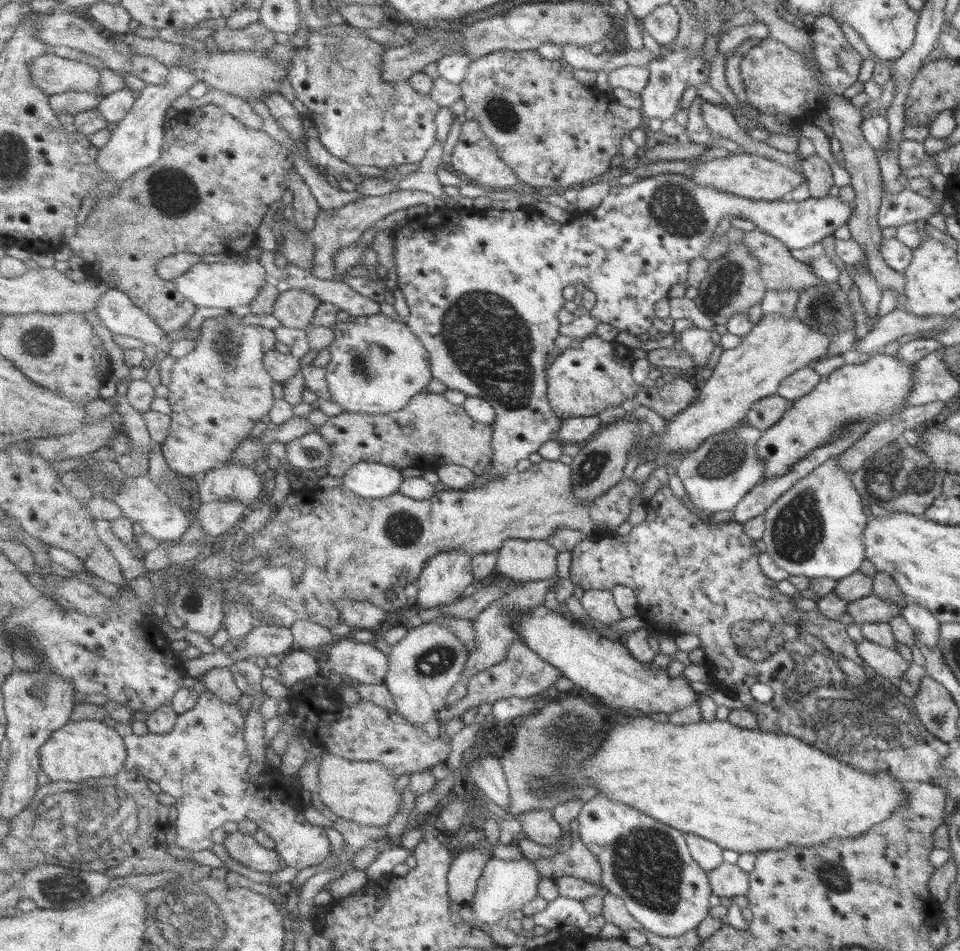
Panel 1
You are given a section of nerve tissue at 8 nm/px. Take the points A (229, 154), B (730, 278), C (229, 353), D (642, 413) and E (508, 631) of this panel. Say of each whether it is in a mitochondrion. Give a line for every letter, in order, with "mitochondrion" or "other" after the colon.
A: other
B: mitochondrion
C: mitochondrion
D: other
E: other

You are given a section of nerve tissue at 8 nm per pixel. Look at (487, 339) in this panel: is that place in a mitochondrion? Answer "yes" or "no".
yes

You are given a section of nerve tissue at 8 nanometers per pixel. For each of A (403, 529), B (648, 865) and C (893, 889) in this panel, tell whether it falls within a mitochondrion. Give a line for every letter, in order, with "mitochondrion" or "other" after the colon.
A: mitochondrion
B: mitochondrion
C: other

